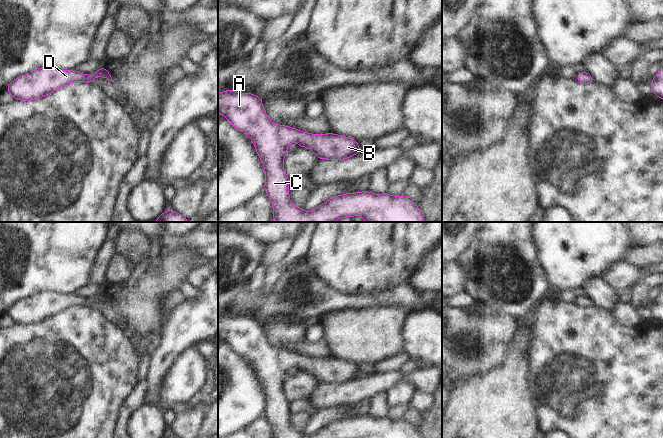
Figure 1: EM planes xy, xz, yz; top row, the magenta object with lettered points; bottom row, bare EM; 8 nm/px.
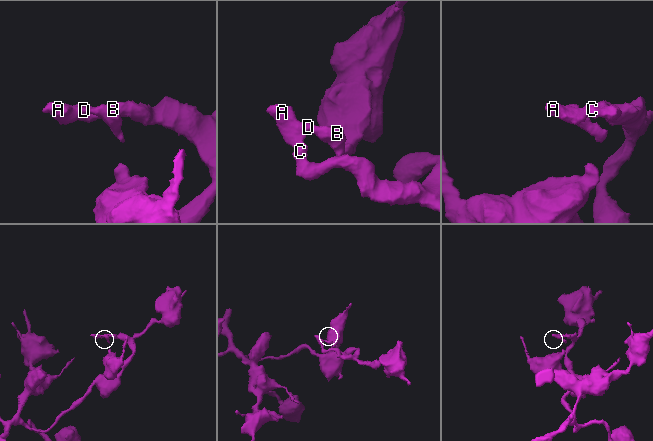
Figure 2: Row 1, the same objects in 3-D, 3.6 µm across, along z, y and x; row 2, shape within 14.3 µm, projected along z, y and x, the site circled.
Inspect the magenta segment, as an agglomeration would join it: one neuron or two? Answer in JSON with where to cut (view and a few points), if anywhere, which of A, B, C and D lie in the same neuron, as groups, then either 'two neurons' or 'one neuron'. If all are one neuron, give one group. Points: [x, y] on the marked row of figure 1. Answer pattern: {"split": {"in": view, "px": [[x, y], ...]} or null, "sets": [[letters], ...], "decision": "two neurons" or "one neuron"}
{"split": null, "sets": [["A", "B", "C", "D"]], "decision": "one neuron"}

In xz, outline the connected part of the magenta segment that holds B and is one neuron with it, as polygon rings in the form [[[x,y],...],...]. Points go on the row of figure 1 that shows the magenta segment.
[[[233,89],[218,93],[218,113],[225,116],[234,128],[247,134],[255,145],[266,173],[264,190],[273,204],[274,222],[334,222],[341,217],[355,215],[360,215],[366,222],[424,222],[416,203],[405,196],[394,197],[388,193],[375,195],[369,191],[332,197],[316,209],[305,212],[289,200],[289,178],[283,169],[287,146],[297,141],[299,147],[311,148],[319,159],[342,160],[361,151],[357,141],[333,133],[313,135],[285,125],[276,125],[267,118],[261,99],[256,94],[238,93]]]

